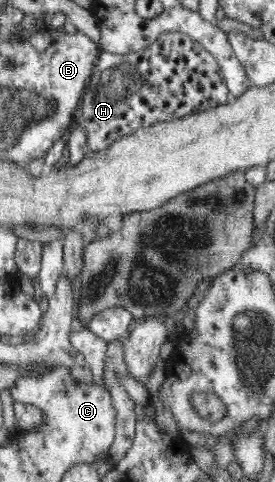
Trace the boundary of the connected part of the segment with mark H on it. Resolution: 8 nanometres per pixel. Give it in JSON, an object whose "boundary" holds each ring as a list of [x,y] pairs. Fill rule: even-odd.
{"boundary":[[[162,32],[156,43],[138,52],[100,51],[79,102],[78,116],[90,151],[105,149],[119,137],[158,122],[178,120],[191,113],[226,104],[229,89],[216,59],[190,35]]]}

